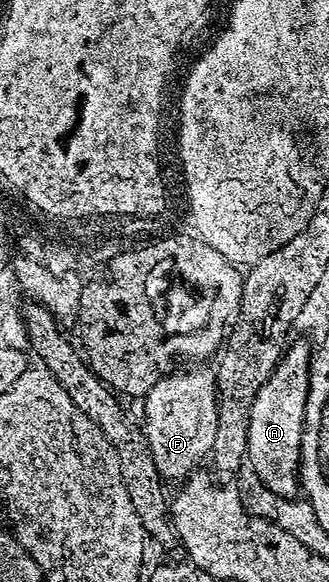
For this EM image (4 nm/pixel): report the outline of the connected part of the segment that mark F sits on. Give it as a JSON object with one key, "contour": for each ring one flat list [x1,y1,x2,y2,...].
{"contour":[[210,369,183,370,180,374,175,373,168,373,166,377,157,380,141,402,143,405,143,418,141,417,143,435,149,440,153,460,157,463,157,472,168,483,175,481,178,483,181,476,190,474,199,463,202,463,199,461,203,457,206,459,210,455,217,429,217,400,212,371]]}

